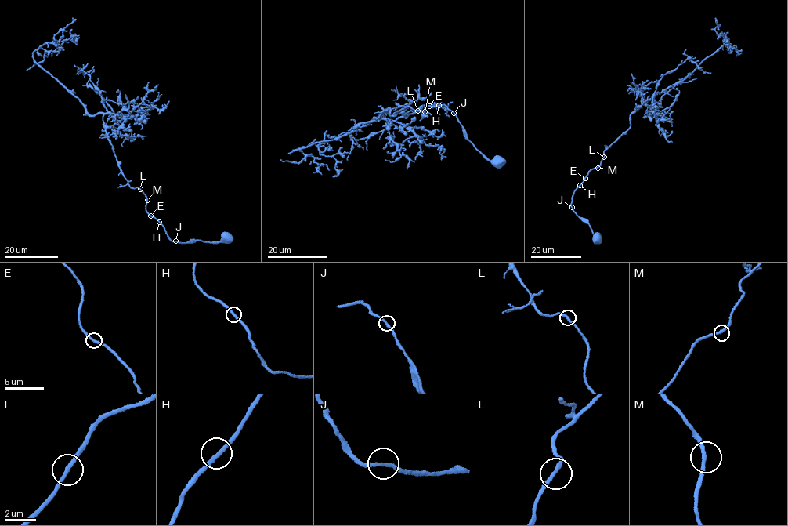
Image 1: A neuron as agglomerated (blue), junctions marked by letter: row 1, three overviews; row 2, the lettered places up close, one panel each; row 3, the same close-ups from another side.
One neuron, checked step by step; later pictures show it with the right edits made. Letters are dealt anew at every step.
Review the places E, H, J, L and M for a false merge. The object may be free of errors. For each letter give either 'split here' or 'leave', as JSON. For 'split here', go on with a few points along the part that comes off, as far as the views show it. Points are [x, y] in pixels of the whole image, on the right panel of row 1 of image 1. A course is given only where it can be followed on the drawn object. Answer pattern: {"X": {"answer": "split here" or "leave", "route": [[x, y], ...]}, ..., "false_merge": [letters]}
{"E": {"answer": "split here", "route": [[584, 178], [574, 191], [570, 205], [577, 215], [585, 219], [596, 238], [594, 241], [596, 239]]}, "H": {"answer": "leave"}, "J": {"answer": "leave"}, "L": {"answer": "leave"}, "M": {"answer": "leave"}, "false_merge": ["E"]}

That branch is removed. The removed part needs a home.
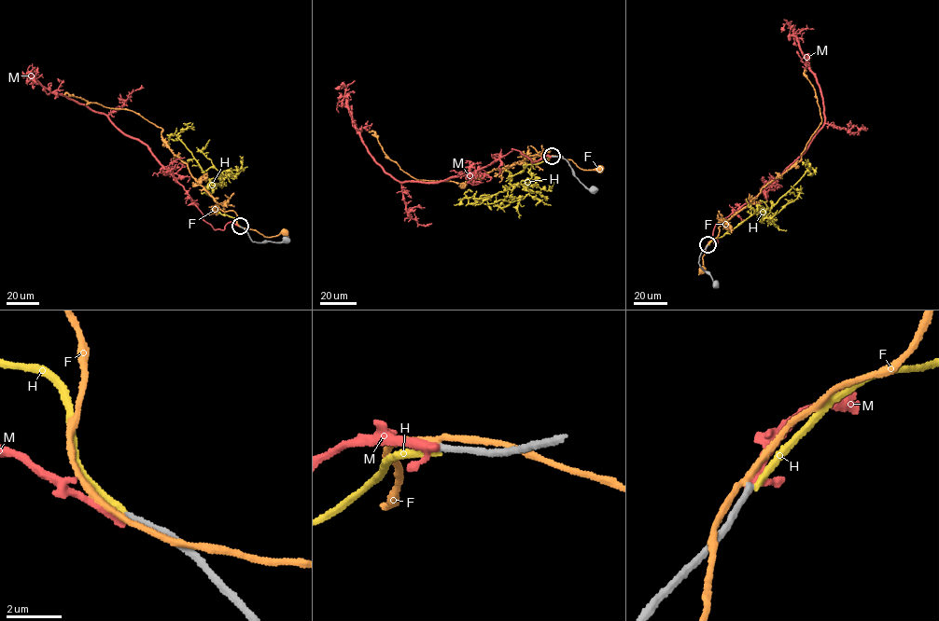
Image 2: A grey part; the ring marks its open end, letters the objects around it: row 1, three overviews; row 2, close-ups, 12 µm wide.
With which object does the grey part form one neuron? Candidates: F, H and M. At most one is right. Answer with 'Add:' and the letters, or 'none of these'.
Add: H

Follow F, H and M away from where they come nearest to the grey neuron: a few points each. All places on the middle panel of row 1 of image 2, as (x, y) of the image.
F: (552, 156), (571, 159), (581, 169), (599, 169)
H: (552, 157), (529, 164), (511, 177), (511, 186), (505, 190), (466, 197), (469, 203), (478, 202)
M: (552, 156), (532, 162), (512, 148), (468, 173), (430, 182), (399, 182), (371, 156), (342, 84)

